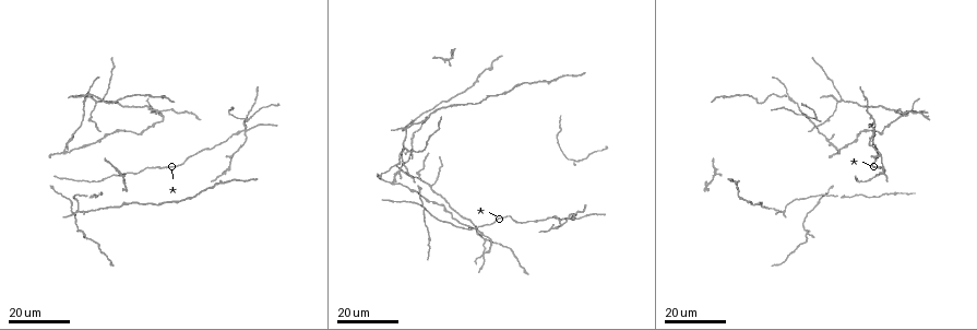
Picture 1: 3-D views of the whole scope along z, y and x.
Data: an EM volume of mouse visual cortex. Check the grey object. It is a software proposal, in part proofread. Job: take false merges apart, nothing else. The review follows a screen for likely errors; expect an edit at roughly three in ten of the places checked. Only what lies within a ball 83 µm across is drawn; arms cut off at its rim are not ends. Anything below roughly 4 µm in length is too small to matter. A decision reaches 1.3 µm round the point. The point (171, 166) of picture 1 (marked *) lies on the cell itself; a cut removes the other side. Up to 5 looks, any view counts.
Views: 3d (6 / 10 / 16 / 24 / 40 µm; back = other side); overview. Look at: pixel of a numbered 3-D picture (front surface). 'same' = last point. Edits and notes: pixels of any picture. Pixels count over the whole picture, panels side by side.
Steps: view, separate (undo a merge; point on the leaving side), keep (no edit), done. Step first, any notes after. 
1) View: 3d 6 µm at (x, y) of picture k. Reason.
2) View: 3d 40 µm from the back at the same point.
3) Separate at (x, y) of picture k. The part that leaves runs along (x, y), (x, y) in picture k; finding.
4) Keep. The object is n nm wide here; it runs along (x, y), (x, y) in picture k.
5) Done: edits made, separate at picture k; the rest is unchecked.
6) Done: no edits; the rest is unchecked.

View: 3d 16 µm at (483, 254) of picture 1. Four arms meet.

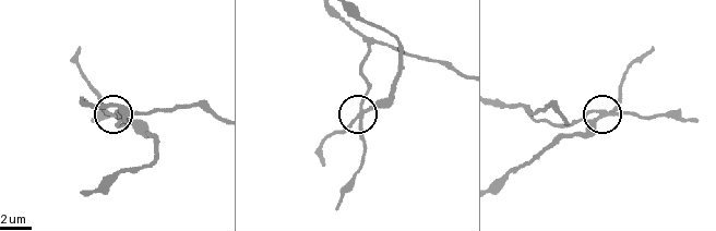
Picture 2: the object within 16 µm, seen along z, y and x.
View: 3d 6 µm at (598, 109) of picture 2.

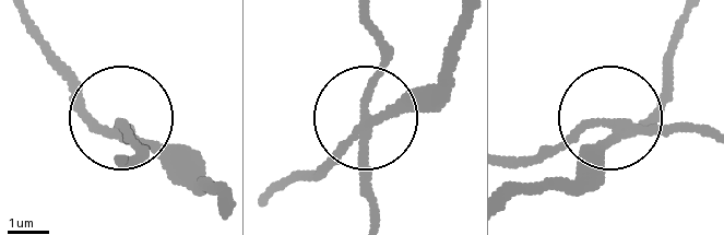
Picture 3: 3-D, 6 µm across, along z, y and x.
Separate at (163, 167) of picture 3. 4 arms meet here; the part that leaves runs along (121, 139), (150, 142), (218, 198) in picture 3; two cells meet here.

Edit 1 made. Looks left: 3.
View: overview. Redraw.

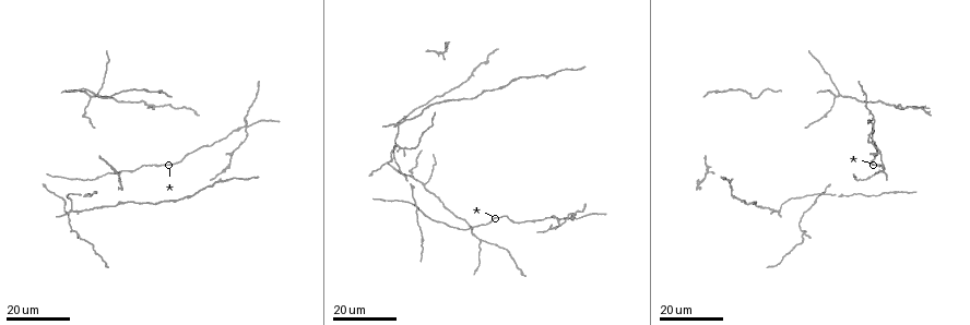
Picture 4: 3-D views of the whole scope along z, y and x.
View: 3d 16 µm at (245, 131) of picture 4. Four arms meet.

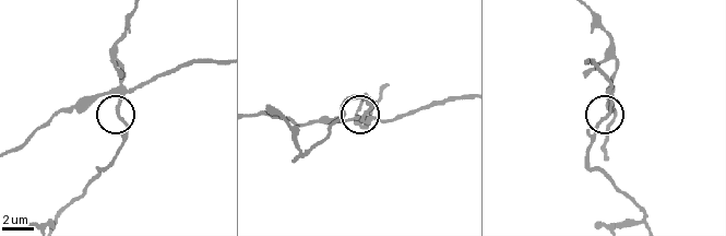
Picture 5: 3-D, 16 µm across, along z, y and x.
View: 3d 6 µm at (610, 104) of picture 5.

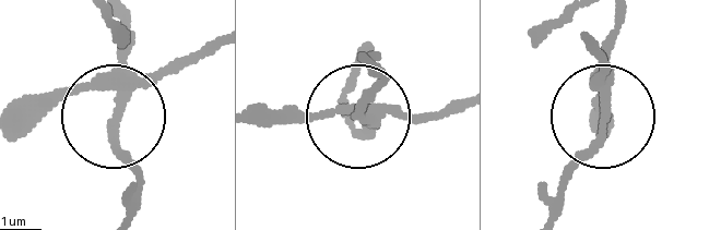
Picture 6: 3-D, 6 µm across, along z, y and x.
Separate at (113, 141) of picture 6. 4 arms meet here; the part that leaves runs along (121, 85), (128, 217) in picture 6; two cells meet here.

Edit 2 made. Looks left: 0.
Done: edits made, separate at picture 3, separate at picture 6; the rest is unchecked.

